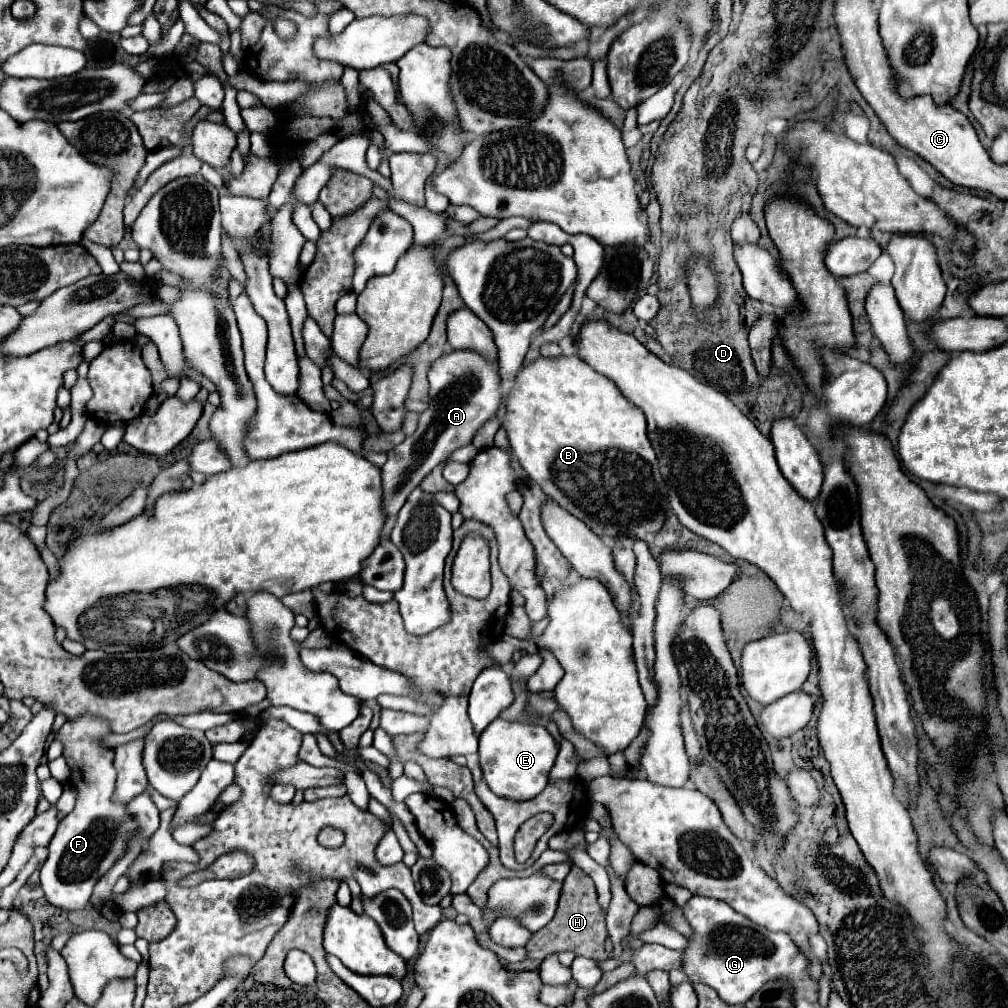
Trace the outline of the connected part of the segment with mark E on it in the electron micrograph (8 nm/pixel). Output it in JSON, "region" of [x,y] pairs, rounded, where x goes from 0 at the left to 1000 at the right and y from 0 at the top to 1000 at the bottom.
{"region":[[[493,712],[475,730],[475,756],[477,764],[481,764],[481,776],[493,790],[499,792],[527,794],[539,786],[553,746],[555,742],[551,732],[537,718],[517,718]]]}

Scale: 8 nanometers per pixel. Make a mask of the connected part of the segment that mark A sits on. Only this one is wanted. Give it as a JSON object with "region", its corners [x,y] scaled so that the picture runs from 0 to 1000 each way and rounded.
{"region":[[[447,347],[434,355],[426,369],[426,405],[418,409],[412,431],[404,433],[386,448],[380,466],[380,504],[384,512],[392,512],[402,500],[404,492],[418,480],[418,476],[453,444],[467,440],[473,427],[487,417],[497,403],[497,373],[495,357],[485,359],[471,347]]]}

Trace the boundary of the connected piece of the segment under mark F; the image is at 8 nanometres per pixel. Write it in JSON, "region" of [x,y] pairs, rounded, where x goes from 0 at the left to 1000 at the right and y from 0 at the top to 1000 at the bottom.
{"region":[[[92,708],[66,714],[55,726],[55,734],[63,738],[63,750],[70,764],[76,798],[72,806],[59,815],[49,837],[49,849],[41,861],[41,881],[47,893],[63,903],[86,899],[96,873],[116,855],[116,851],[120,851],[120,847],[124,847],[128,831],[136,825],[136,815],[126,806],[126,800],[112,796],[116,768],[112,762],[112,742],[102,734],[106,728],[110,728],[108,716]]]}

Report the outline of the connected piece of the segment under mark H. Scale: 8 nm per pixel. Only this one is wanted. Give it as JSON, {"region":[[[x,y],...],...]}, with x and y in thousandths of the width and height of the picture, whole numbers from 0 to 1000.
{"region":[[[568,859],[564,869],[559,875],[551,911],[541,921],[537,921],[535,925],[531,925],[527,929],[523,942],[525,942],[525,950],[533,950],[533,952],[539,952],[541,948],[549,946],[551,942],[566,942],[566,944],[570,944],[570,948],[600,952],[606,948],[600,944],[600,931],[602,931],[600,903],[592,895],[590,877],[576,861]]]}

